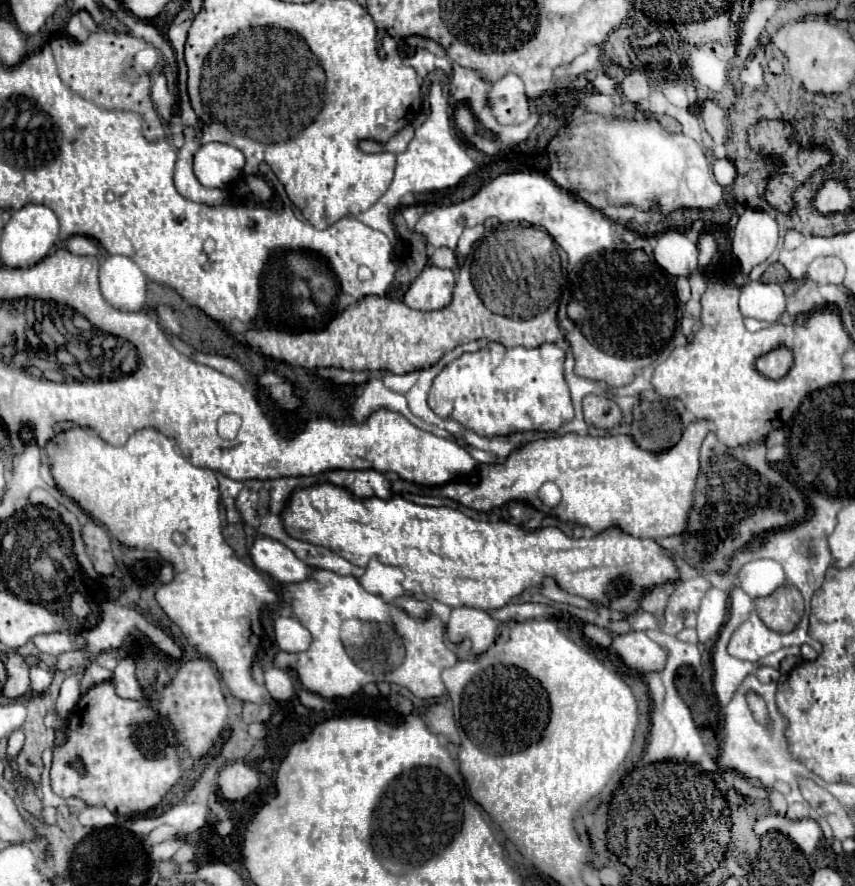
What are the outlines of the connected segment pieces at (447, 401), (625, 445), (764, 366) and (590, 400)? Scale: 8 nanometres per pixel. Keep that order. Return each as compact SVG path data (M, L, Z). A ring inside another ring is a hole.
M488 343L484 349L476 353L464 353L458 357L454 363L446 365L434 379L430 393L428 393L428 405L430 409L440 415L458 421L462 427L476 431L478 435L508 435L514 431L556 431L560 429L566 421L574 417L572 401L570 401L570 391L564 381L564 363L566 351L552 345L544 343L538 347L512 347L506 349L502 343Z
M708 421L690 423L682 439L664 453L638 449L628 435L590 437L566 433L562 437L536 439L514 449L504 463L482 463L478 481L450 481L438 487L420 487L416 493L448 497L474 511L492 511L510 501L526 501L542 513L554 515L564 523L590 527L596 535L616 527L638 539L669 537L658 542L664 548L676 545L688 517L692 491L698 477L698 453L710 427ZM552 481L562 491L562 503L548 509L538 499L542 483Z
M772 353L762 355L758 359L758 371L762 375L766 375L768 379L782 379L790 367L782 367L784 359L780 359L780 357L784 357L784 355L772 355ZM778 363L780 363L780 367L778 367Z
M586 395L582 407L586 423L598 429L612 429L622 419L622 411L616 401L606 395Z

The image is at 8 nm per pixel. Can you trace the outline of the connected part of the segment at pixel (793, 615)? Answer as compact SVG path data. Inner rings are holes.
M792 585L780 587L768 597L754 599L754 605L756 605L756 613L764 621L764 625L768 629L780 631L780 633L792 631L804 613L802 595Z

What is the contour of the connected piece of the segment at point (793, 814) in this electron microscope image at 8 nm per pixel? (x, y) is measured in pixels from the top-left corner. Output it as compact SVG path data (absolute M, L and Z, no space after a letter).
M792 803L788 805L788 819L806 819L808 817L808 805L806 803Z

